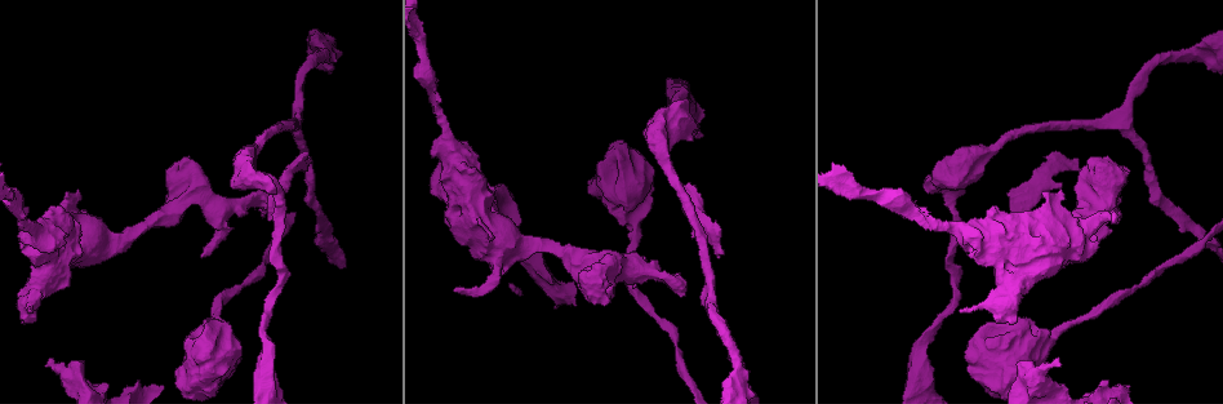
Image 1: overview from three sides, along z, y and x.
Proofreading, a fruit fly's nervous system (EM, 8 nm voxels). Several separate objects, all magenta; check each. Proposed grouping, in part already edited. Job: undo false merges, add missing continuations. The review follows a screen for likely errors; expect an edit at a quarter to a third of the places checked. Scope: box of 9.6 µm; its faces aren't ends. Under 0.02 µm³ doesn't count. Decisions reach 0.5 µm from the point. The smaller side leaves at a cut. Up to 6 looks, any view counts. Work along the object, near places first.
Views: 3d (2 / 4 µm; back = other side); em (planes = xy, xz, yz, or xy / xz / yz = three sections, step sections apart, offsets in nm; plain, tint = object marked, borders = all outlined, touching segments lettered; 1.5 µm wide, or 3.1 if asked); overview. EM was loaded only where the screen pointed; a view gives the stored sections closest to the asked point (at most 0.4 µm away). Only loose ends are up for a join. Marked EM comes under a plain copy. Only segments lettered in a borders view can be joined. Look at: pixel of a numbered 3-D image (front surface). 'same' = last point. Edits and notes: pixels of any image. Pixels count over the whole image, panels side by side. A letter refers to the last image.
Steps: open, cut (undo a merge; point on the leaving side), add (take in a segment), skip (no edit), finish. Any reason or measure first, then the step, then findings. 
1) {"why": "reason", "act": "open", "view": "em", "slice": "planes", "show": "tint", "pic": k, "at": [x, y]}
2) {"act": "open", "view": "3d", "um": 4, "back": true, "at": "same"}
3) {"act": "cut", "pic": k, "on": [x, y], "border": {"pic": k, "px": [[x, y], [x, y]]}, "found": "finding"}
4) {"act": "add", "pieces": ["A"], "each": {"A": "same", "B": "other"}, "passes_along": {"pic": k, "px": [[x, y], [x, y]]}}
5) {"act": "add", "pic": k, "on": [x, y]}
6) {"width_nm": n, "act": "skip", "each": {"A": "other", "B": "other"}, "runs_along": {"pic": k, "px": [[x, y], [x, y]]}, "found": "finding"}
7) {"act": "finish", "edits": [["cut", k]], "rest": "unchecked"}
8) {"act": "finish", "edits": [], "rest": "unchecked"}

{"act": "open", "view": "em", "slice": "planes", "show": "tint", "pic": 1, "at": [246, 151]}

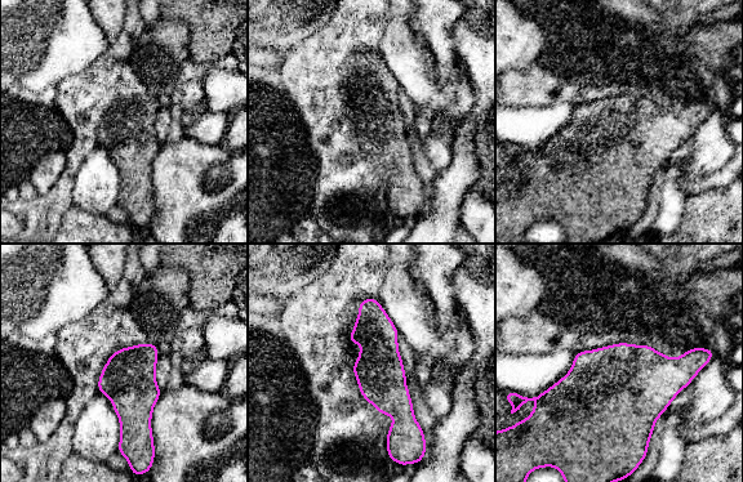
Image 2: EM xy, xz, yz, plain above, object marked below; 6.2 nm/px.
{"why": "see the neighbours", "act": "open", "view": "em", "slice": "planes", "show": "borders", "at": "same"}

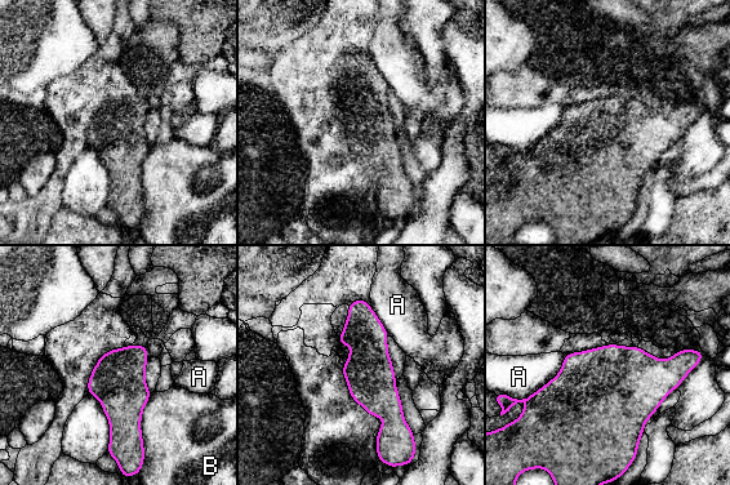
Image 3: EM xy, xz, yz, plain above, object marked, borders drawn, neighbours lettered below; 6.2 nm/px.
{"longest_contact_nm": ["A", 500], "act": "skip", "each": {"A": "other", "B": "other"}, "border": {"pic": 3, "px": [[566, 354], [528, 396], [495, 392]]}, "found": "continuous, no second neuron"}

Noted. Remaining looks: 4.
{"why": "a narrow waist", "act": "open", "view": "em", "slice": "planes", "show": "tint", "pic": 1, "at": [675, 344]}

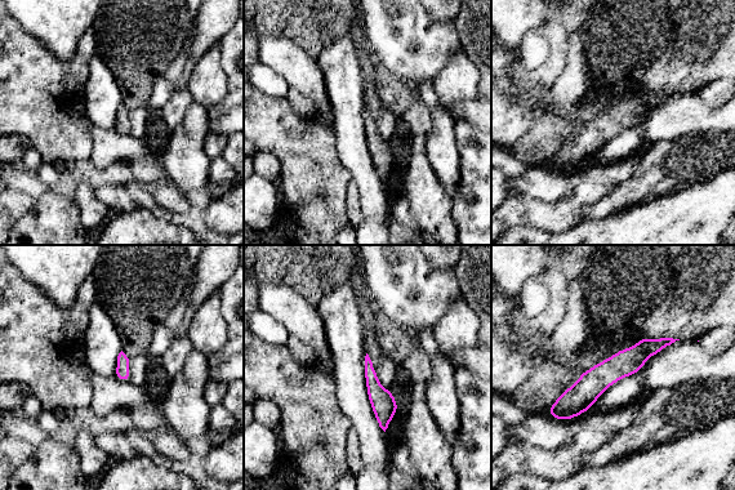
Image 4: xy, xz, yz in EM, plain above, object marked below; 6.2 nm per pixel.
{"act": "open", "view": "em", "slice": "planes", "show": "borders", "at": "same"}

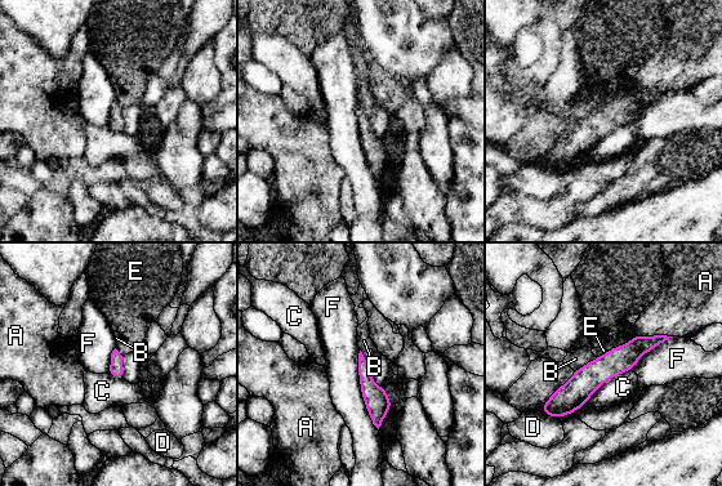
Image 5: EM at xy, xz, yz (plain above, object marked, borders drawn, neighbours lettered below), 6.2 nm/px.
{"act": "skip", "each": {"A": "other", "B": "other", "C": "other", "D": "other", "E": "other", "F": "other"}, "runs_along": {"pic": 5, "px": [[662, 338], [640, 344], [546, 409]]}, "found": "one neuron here"}

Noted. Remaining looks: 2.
{"why": "free end", "act": "open", "view": "em", "slice": "xz", "step": 4, "show": "borders", "pic": 1, "at": [1112, 219]}

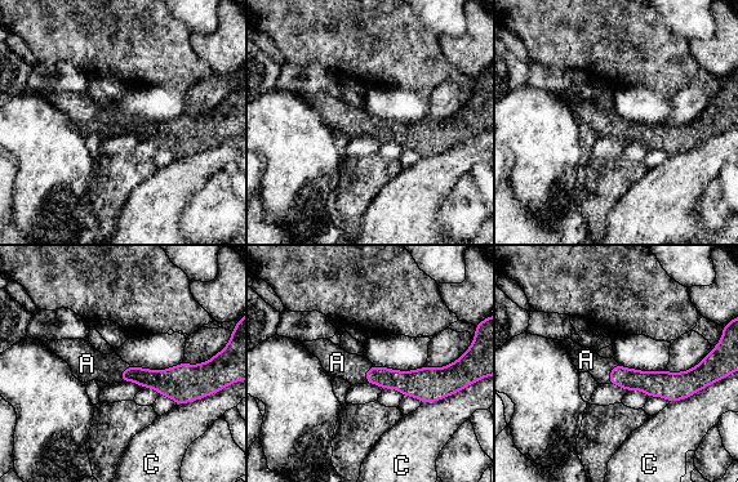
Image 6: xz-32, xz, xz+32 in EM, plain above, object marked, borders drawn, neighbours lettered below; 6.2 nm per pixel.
{"act": "open", "view": "em", "slice": "planes", "show": "borders", "at": "same"}

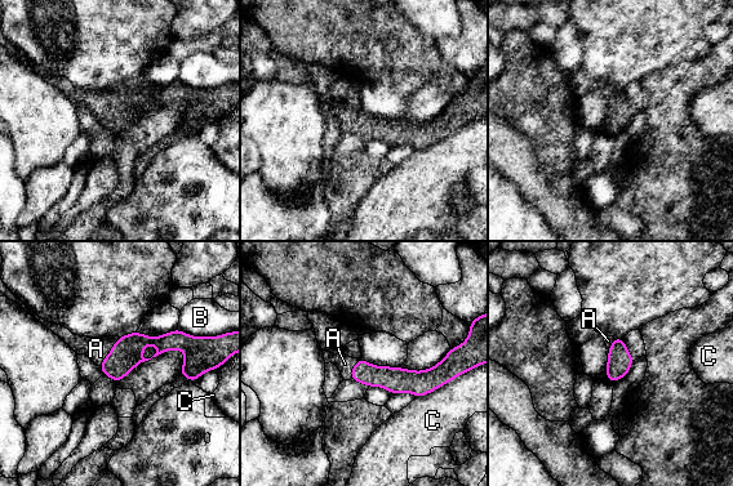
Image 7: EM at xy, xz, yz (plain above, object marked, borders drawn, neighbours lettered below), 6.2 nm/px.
{"act": "add", "pieces": ["A"], "each": {"A": "same", "B": "other", "C": "other"}, "passes_along": {"pic": 7, "px": [[125, 355], [110, 351], [96, 348]]}, "found": "the neuron continues"}

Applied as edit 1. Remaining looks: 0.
{"act": "finish", "edits": [["add", 7]], "rest": "unchecked"}

